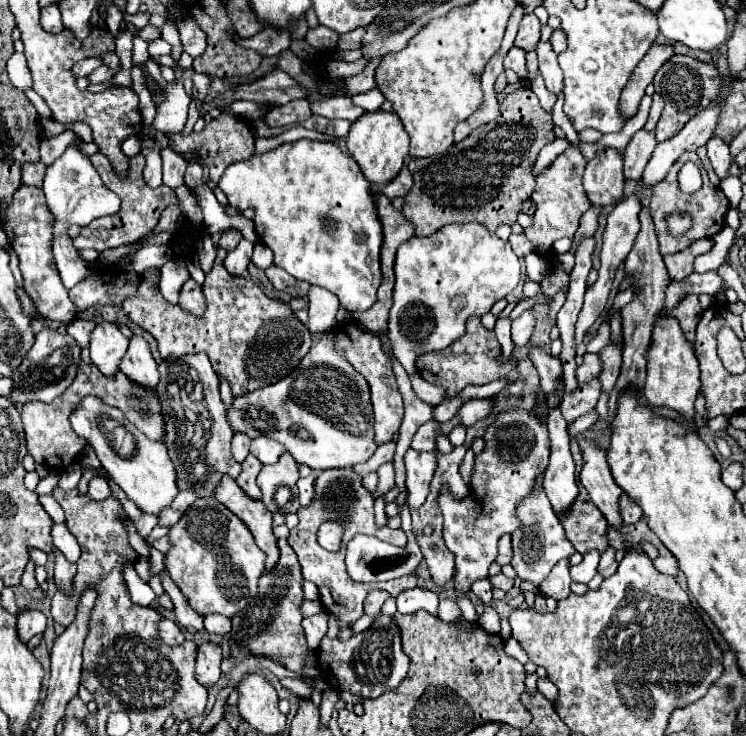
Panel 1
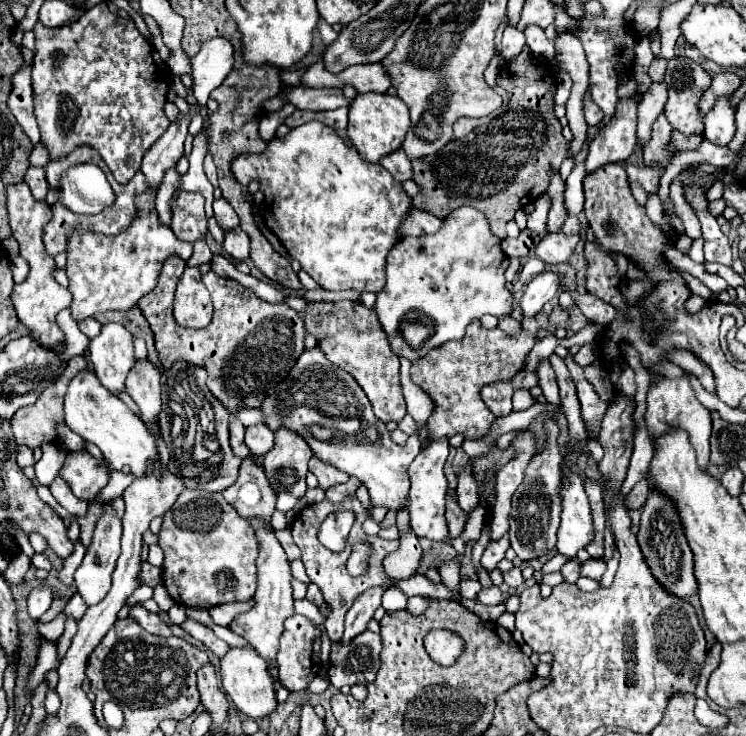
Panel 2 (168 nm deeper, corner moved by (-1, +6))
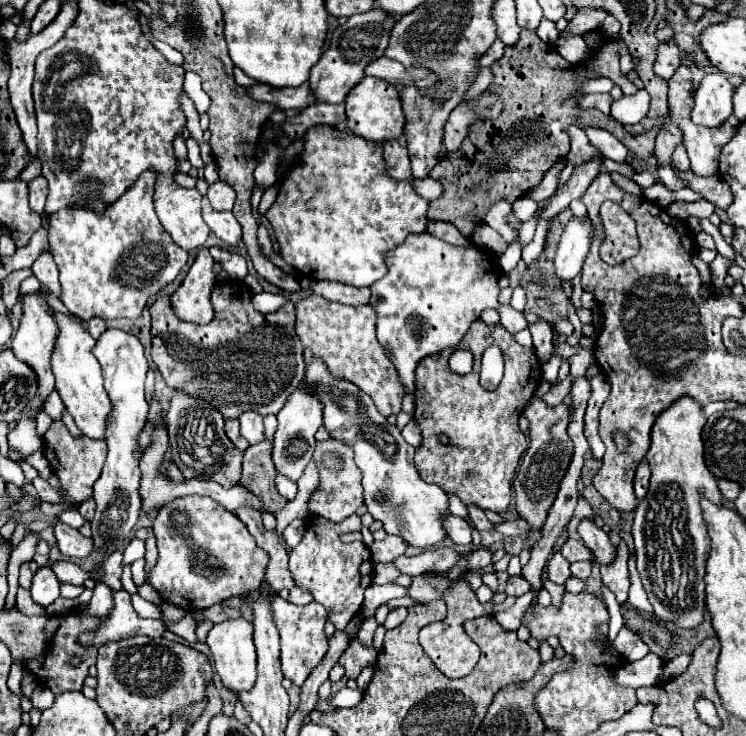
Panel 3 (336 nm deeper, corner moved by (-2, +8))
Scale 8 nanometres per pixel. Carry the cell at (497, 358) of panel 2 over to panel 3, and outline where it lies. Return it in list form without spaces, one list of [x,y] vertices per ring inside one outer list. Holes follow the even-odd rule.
[[[481,319],[471,323],[471,329],[459,347],[475,353],[471,373],[463,377],[449,369],[447,361],[453,349],[429,355],[417,365],[413,419],[421,429],[423,441],[415,453],[415,467],[423,481],[457,495],[465,505],[503,513],[511,503],[511,483],[527,449],[527,439],[519,431],[519,417],[543,379],[541,363],[537,361],[533,347],[519,345],[503,325],[489,327]],[[491,345],[503,349],[505,375],[495,391],[485,391],[479,385],[479,369],[481,355]],[[439,433],[449,437],[449,445],[439,441]]]

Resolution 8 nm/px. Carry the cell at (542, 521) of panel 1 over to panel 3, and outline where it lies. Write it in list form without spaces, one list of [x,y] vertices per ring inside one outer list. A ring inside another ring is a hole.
[[[539,397],[531,399],[531,405],[523,411],[529,419],[529,449],[525,451],[519,473],[515,477],[513,489],[517,495],[517,515],[527,519],[533,525],[533,531],[541,531],[547,513],[557,497],[559,483],[569,467],[573,455],[573,441],[567,435],[567,425],[571,419],[571,407],[567,403],[559,403],[557,407],[545,405]]]

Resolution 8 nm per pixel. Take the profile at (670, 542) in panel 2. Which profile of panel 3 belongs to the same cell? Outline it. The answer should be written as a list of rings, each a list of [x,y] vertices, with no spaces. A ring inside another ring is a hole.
[[[681,397],[665,409],[651,431],[651,447],[647,451],[647,461],[653,471],[651,485],[647,495],[639,501],[635,509],[635,557],[637,557],[637,571],[643,583],[643,589],[655,607],[655,615],[667,623],[673,623],[681,629],[693,629],[697,627],[705,617],[705,565],[709,557],[709,533],[707,523],[703,519],[701,511],[701,497],[707,497],[711,503],[721,505],[723,495],[717,489],[717,479],[707,471],[703,461],[703,441],[701,441],[701,429],[705,425],[705,417],[701,413],[701,405],[697,401],[691,401],[691,397]]]

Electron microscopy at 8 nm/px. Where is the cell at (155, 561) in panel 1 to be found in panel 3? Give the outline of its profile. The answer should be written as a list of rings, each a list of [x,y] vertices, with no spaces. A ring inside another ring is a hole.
[[[145,583],[145,585],[141,585],[141,587],[137,589],[137,593],[139,593],[145,601],[149,601],[149,603],[153,603],[153,605],[159,605],[159,603],[161,603],[159,593],[157,593],[153,587],[149,587],[147,583]]]

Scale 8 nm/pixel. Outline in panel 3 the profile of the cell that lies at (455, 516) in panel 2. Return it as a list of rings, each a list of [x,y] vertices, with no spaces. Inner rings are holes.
[[[517,518],[514,521],[496,524],[496,531],[504,534],[505,536],[522,536],[524,534],[528,534],[531,529],[526,520]]]

